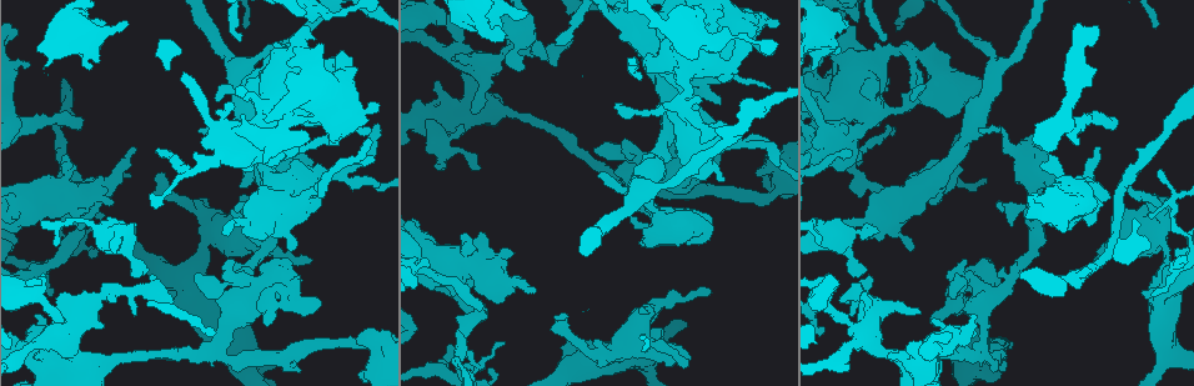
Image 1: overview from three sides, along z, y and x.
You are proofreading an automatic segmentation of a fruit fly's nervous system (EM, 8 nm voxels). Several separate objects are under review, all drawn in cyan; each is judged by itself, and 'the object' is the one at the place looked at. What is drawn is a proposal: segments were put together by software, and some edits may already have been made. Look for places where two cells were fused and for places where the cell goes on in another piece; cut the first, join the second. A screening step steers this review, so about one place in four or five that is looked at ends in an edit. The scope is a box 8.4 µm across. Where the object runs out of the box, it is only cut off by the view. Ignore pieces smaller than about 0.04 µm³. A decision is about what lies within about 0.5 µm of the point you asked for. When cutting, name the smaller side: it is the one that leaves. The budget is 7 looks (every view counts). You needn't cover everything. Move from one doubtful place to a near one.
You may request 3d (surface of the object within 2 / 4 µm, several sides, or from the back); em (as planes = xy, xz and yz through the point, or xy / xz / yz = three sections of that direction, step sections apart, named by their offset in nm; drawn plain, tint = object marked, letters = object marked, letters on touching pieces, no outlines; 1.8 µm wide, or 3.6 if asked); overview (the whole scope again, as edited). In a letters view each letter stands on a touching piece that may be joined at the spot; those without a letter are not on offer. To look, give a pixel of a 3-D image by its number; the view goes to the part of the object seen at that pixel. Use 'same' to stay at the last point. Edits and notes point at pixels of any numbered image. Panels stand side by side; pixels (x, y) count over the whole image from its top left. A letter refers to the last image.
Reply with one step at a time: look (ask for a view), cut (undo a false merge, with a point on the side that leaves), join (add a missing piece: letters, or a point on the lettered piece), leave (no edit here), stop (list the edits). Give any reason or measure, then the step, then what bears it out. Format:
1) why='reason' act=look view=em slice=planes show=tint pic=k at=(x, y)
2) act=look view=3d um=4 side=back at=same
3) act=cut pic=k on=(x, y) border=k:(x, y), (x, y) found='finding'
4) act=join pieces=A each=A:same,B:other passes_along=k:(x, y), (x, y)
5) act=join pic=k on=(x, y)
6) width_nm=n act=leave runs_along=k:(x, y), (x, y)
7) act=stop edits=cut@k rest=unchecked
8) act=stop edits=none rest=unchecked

why='thick turns thin' act=look view=em um=3.6 slice=yz step=4 show=tint pic=1 at=(778, 192)

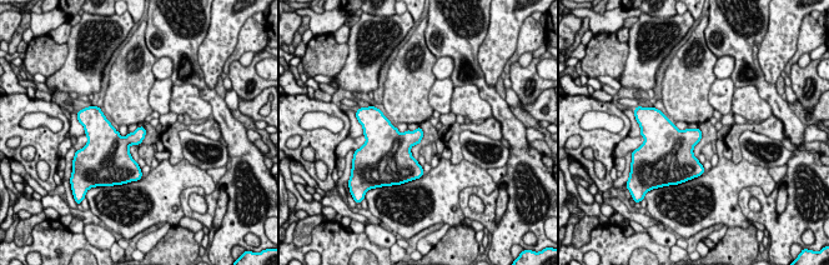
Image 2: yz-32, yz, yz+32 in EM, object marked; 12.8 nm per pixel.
act=look view=em um=3.6 slice=xy step=16 show=letters at=same

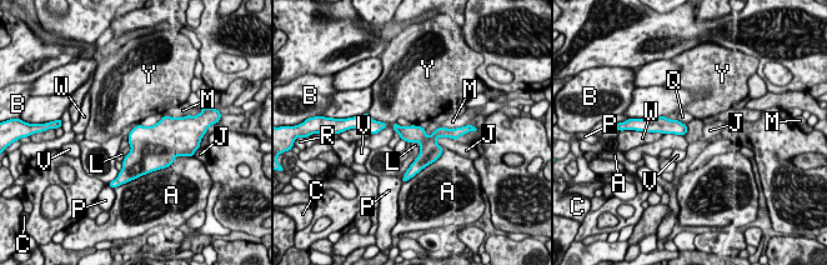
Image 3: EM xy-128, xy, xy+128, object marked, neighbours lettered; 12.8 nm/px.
width_nm=30 act=leave each=A:other,B:other,C:other,J:other,L:other,M:other,P:other,Q:other,R:other,V:other,W:other,Y:other runs_along=3:(449, 133), (439, 133), (411, 170) found='continuous, no second cell'

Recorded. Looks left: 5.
why='free end' act=look view=em slice=xy step=16 show=letters pic=1 at=(874, 227)

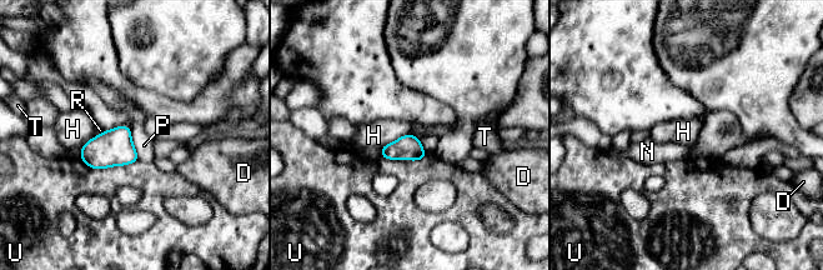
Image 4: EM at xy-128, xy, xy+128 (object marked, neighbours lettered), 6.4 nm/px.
act=look view=em slice=planes show=letters at=same

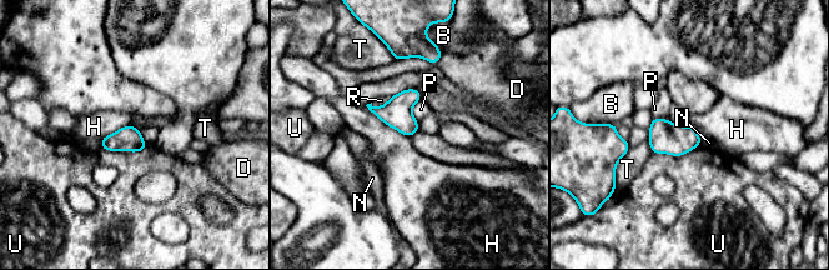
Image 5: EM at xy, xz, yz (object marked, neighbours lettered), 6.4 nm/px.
longest_contact=H:360nm act=leave each=B:other,D:other,H:other,N:other,P:other,R:other,T:other,U:other border=5:(366, 105), (387, 125), (410, 138) found='none of them fits'

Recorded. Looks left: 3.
why='four arms meet' act=look view=em um=3.6 slice=planes show=letters pic=1 at=(445, 125)

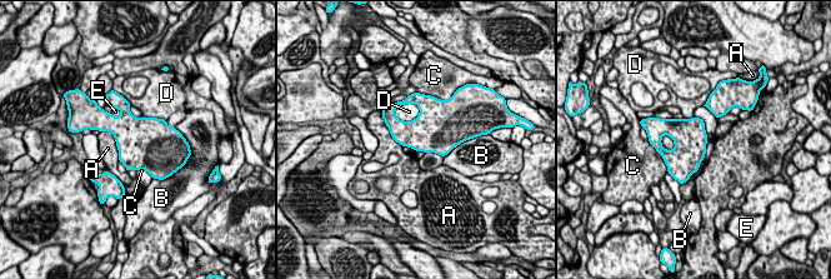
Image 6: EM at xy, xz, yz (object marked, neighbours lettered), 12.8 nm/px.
width_nm=440 act=leave each=A:other,B:other,C:other,D:other,E:other border=6:(654, 147), (665, 163), (667, 172) found='all the same cell'

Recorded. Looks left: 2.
act=stop edits=none rest=unchecked

